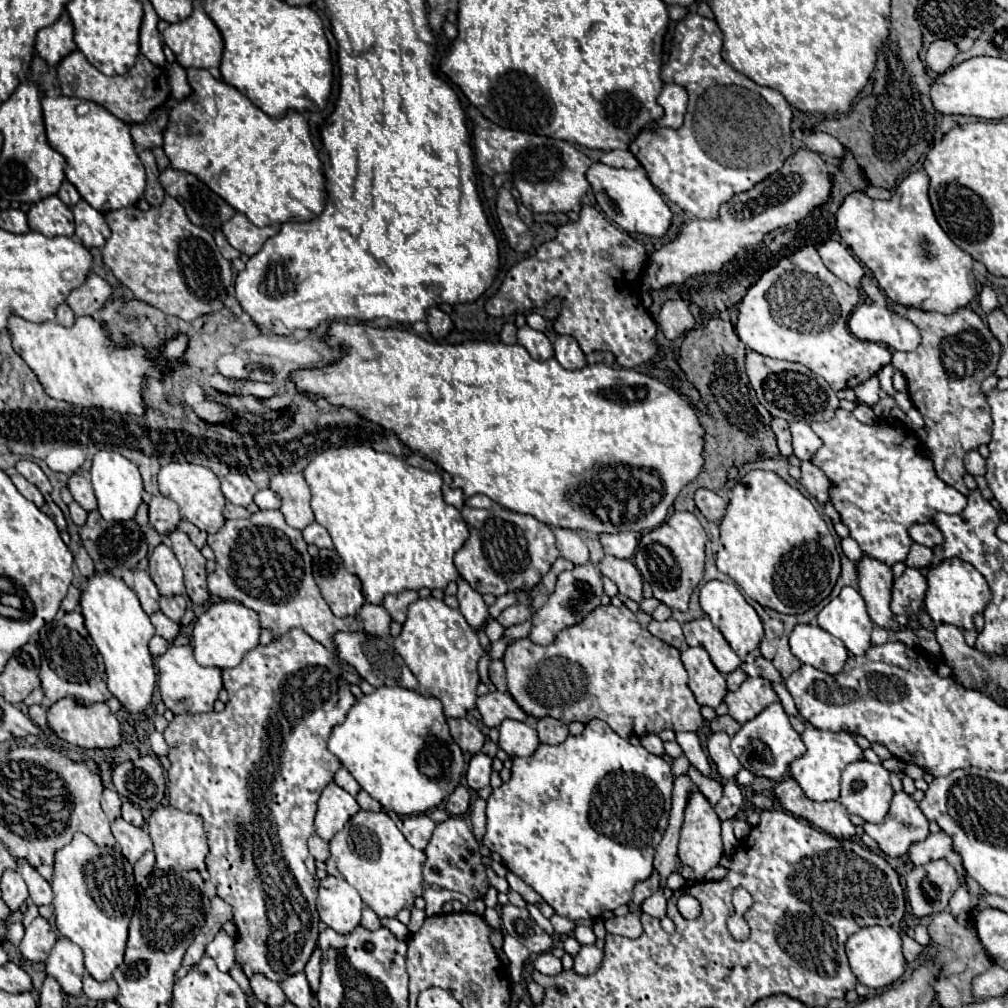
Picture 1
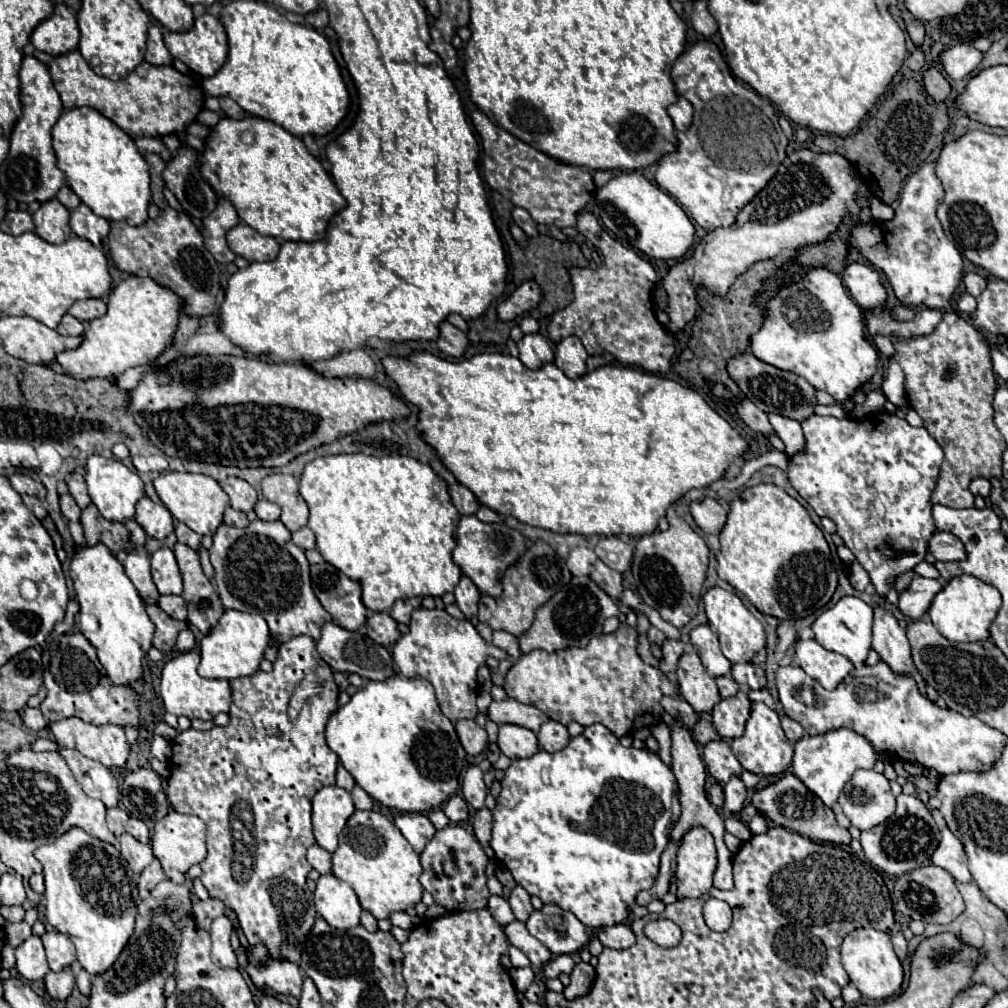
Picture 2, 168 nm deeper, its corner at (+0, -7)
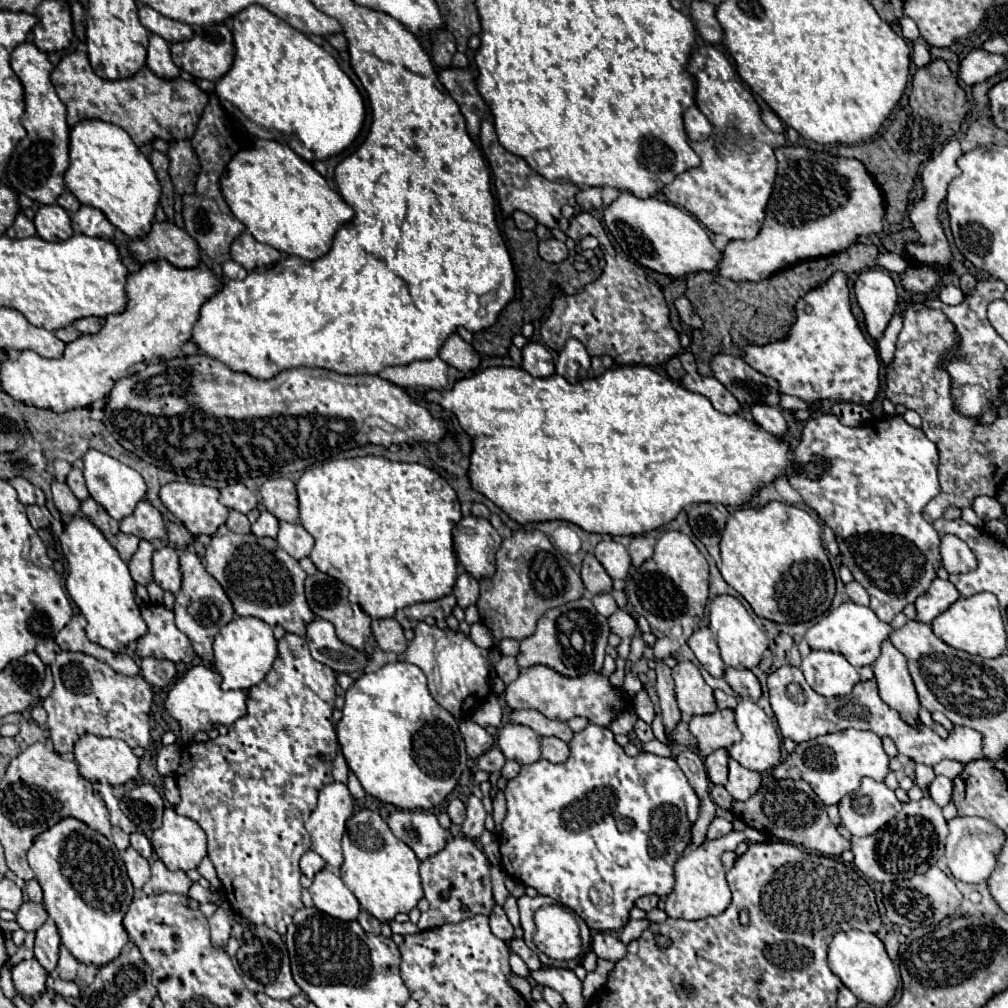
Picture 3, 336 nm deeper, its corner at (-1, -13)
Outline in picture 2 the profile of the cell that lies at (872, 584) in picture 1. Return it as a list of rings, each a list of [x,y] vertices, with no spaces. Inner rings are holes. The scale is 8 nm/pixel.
[[[874,608],[872,648],[880,658],[898,674],[912,674],[914,662],[910,656],[910,642],[904,628],[898,624],[894,614],[886,608]]]

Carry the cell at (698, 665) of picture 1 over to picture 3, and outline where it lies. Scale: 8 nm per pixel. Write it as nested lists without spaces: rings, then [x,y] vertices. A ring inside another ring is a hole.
[[[677,662],[677,666],[673,668],[673,680],[677,704],[683,714],[711,714],[717,710],[713,690],[703,680],[699,668],[693,662]]]

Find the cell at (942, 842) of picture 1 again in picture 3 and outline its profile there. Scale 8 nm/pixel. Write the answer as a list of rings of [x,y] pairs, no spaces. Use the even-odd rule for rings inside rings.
[[[957,816],[957,818],[949,820],[949,836],[947,836],[947,844],[945,844],[947,866],[949,866],[951,874],[961,882],[969,882],[969,884],[985,882],[997,864],[997,856],[999,856],[1003,844],[1005,844],[1003,830],[997,828],[995,824],[991,824],[989,820],[977,818],[977,816],[973,816],[973,818]]]

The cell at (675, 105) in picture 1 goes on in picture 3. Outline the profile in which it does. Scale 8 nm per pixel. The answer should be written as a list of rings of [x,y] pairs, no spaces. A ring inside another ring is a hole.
[[[697,106],[689,108],[683,120],[685,120],[685,130],[689,140],[707,140],[713,134],[713,124],[705,118],[705,114]]]

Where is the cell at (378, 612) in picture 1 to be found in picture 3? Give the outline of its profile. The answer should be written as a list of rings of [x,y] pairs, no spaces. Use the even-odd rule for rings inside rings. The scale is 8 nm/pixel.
[[[395,618],[373,620],[371,630],[373,630],[373,636],[383,652],[395,652],[395,654],[405,652],[407,638],[403,636],[403,628]]]

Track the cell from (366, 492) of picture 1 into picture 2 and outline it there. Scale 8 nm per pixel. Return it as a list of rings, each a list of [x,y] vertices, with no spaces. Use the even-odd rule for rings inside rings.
[[[338,454],[324,456],[324,458],[316,458],[314,462],[306,464],[302,476],[300,476],[300,494],[306,500],[308,508],[310,508],[310,522],[308,526],[314,530],[316,534],[316,548],[320,550],[320,554],[324,556],[326,562],[330,562],[334,568],[338,568],[340,572],[344,572],[350,580],[356,580],[362,586],[362,602],[368,610],[372,612],[384,612],[388,610],[396,600],[400,598],[412,598],[412,596],[444,596],[446,592],[452,592],[454,586],[458,584],[462,572],[460,568],[452,562],[452,552],[454,552],[454,526],[458,526],[460,514],[458,510],[452,506],[448,490],[446,490],[446,482],[440,480],[432,468],[420,464],[414,458],[408,456],[366,456],[366,454]]]

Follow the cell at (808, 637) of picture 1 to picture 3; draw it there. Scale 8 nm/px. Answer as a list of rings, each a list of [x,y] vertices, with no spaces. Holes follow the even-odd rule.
[[[811,650],[801,664],[809,686],[827,698],[847,696],[861,680],[857,668],[853,668],[843,654]]]

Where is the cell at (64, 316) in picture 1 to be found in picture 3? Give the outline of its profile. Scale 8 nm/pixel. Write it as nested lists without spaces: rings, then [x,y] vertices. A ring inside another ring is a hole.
[[[65,326],[65,328],[61,328],[61,330],[57,330],[57,332],[55,332],[55,336],[57,336],[59,340],[63,340],[65,344],[69,344],[69,342],[73,342],[73,340],[77,340],[77,338],[81,336],[81,332],[79,332],[79,330],[75,330],[73,326]]]

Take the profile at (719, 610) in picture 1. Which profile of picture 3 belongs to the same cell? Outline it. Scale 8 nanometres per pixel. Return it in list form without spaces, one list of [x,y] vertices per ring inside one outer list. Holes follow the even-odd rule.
[[[717,596],[709,606],[709,628],[716,636],[721,658],[725,666],[743,670],[753,668],[761,662],[761,658],[767,654],[767,636],[765,632],[753,622],[751,614],[745,610],[745,606],[733,598],[733,596]]]

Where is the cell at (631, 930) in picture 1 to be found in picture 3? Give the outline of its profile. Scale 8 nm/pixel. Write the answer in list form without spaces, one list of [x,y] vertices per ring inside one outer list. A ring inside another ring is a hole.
[[[597,932],[591,940],[591,948],[593,952],[597,954],[597,958],[603,958],[603,960],[611,960],[611,962],[617,962],[625,956],[627,952],[627,946],[613,934],[605,934],[605,932]]]

